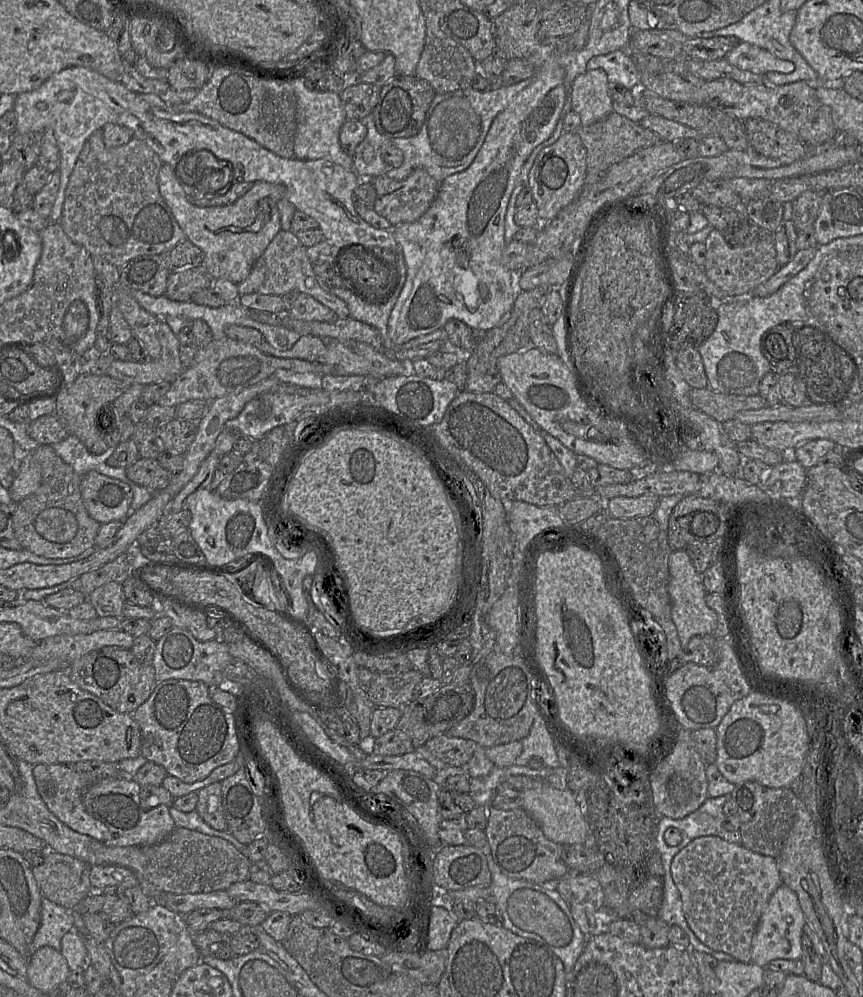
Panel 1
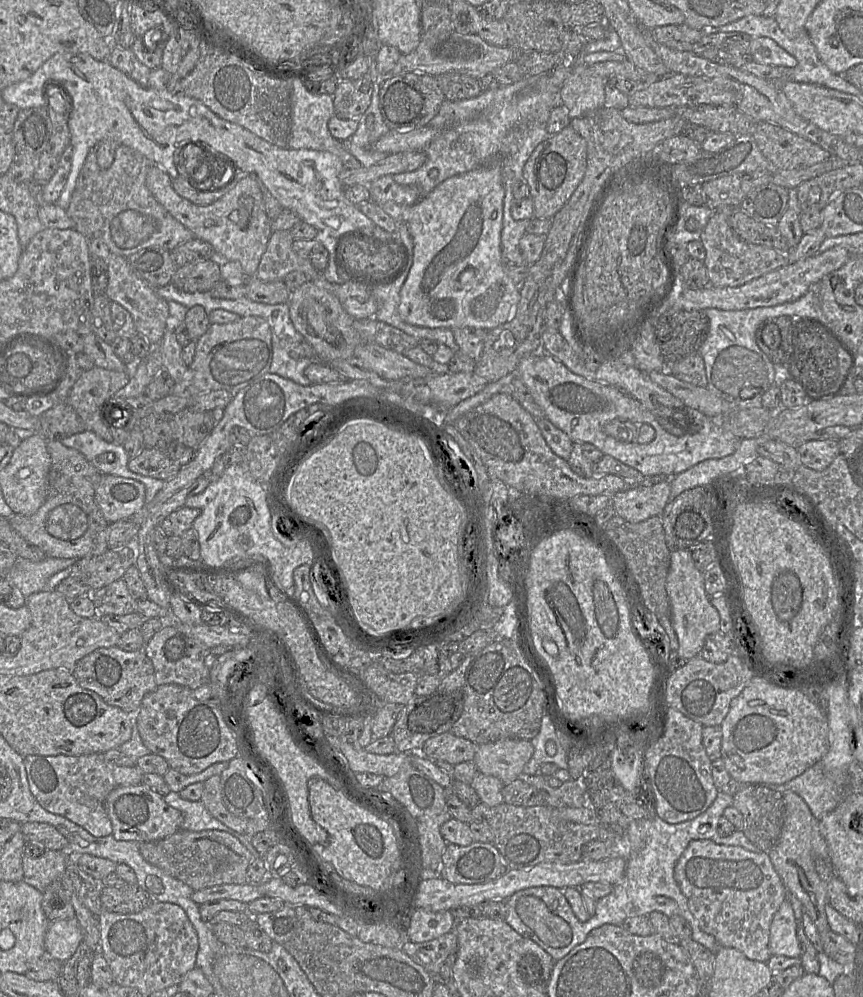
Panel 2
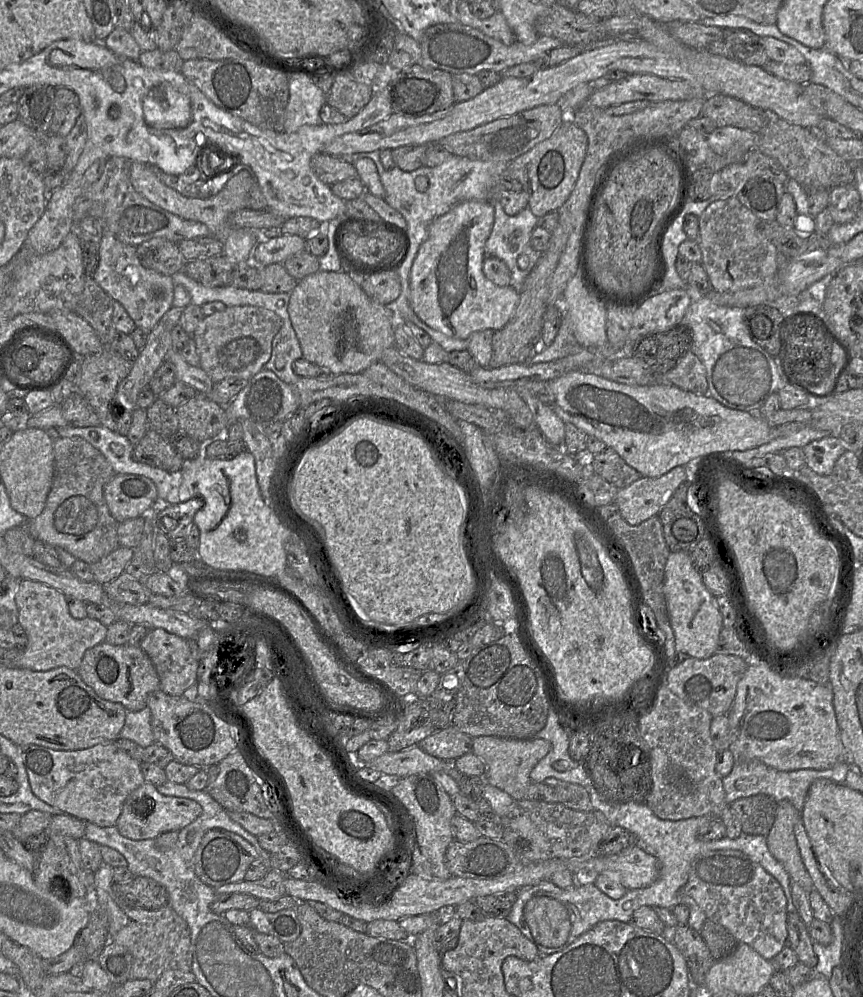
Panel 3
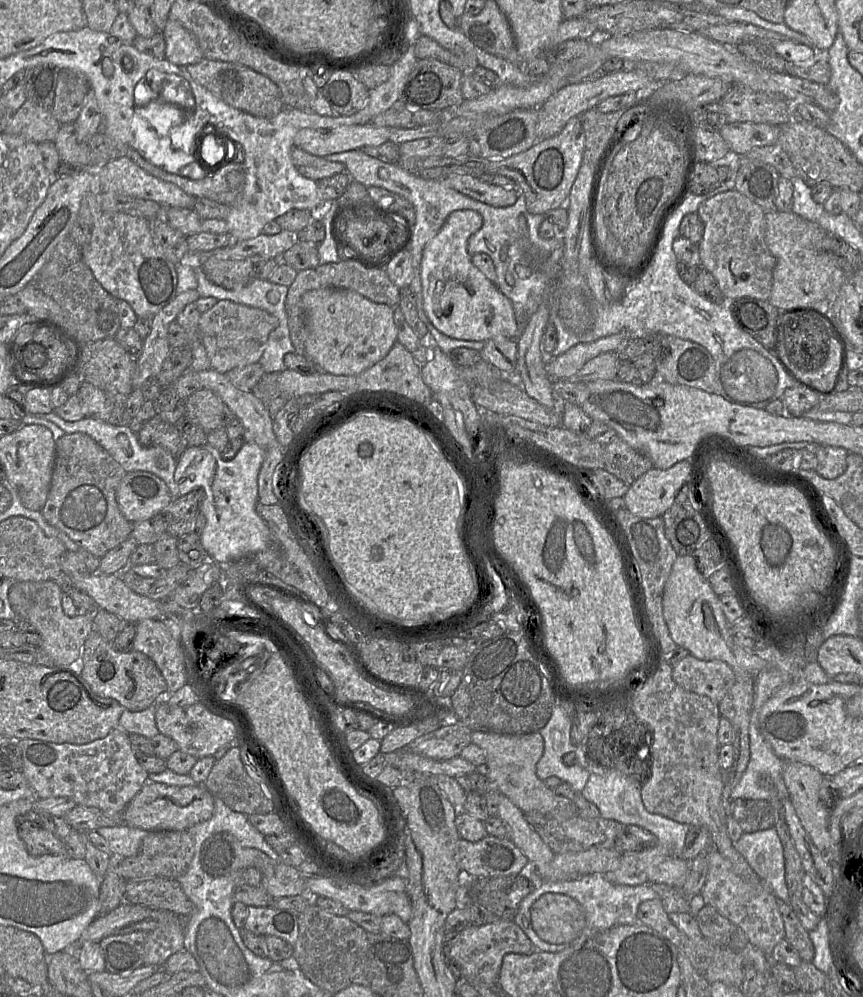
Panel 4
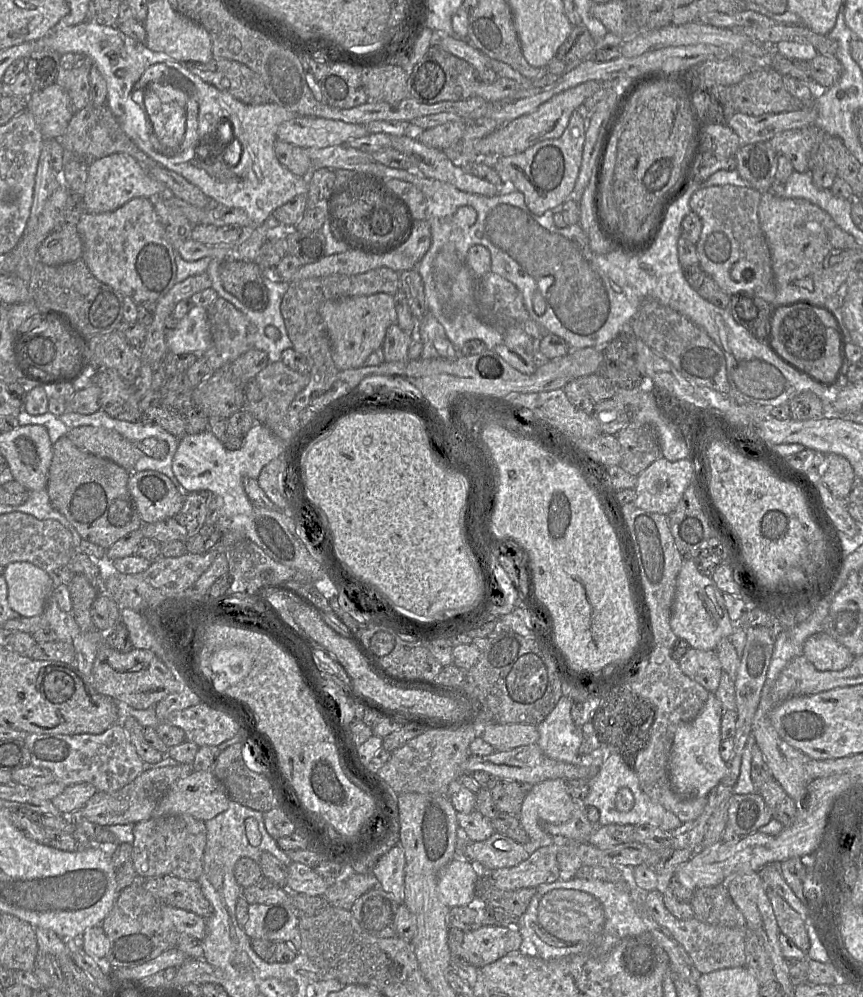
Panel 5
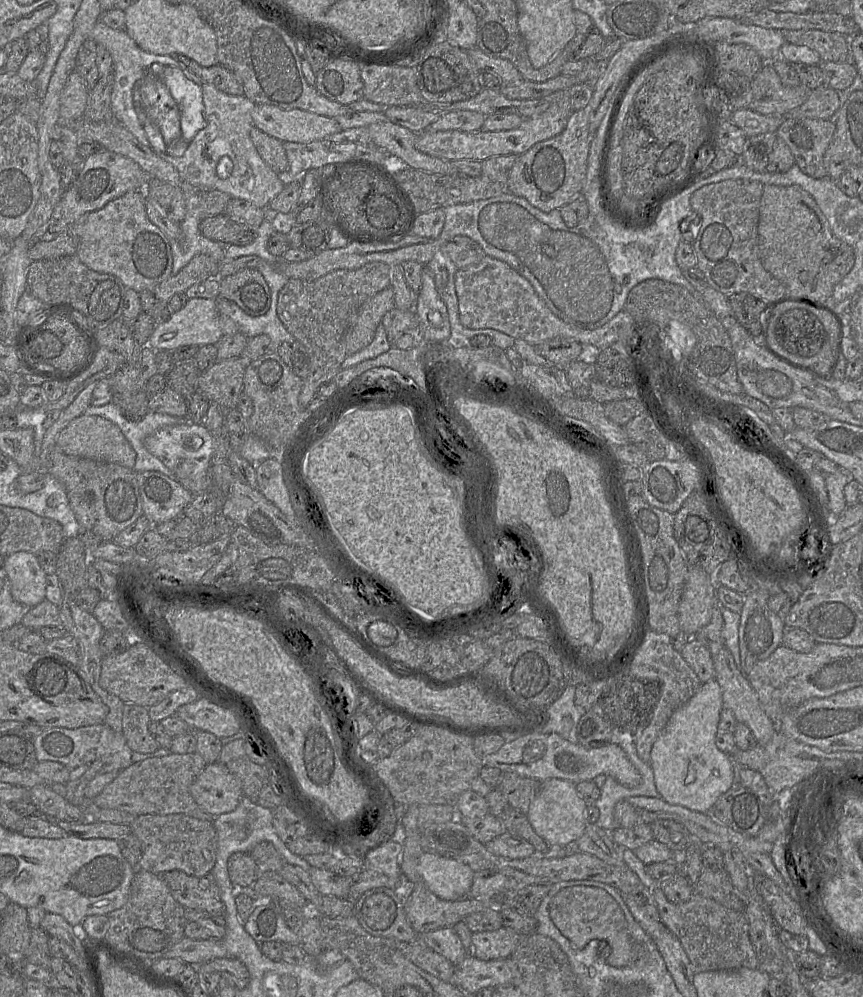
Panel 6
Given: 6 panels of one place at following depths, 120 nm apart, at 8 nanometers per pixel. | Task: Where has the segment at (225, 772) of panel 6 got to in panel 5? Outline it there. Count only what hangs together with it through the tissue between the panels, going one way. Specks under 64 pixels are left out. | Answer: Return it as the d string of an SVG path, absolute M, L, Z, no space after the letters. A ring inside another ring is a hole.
M192 771L176 780L153 811L153 817L188 814L204 822L226 811L229 796L212 771Z

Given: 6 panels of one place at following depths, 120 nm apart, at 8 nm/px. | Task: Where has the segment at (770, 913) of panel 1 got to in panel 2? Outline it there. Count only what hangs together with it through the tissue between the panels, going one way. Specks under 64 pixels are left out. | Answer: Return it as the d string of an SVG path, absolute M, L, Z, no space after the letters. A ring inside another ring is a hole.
M788 900L783 901L772 919L769 950L772 956L800 957L800 947L797 939L797 920Z

